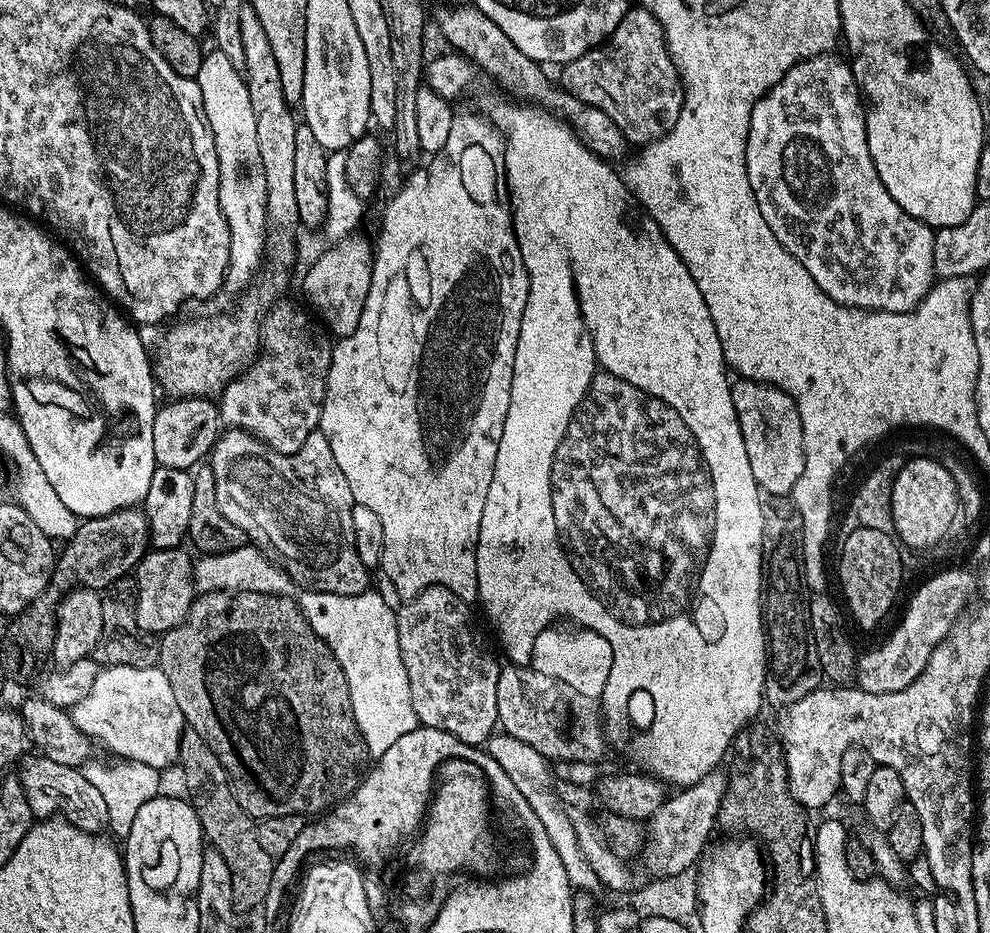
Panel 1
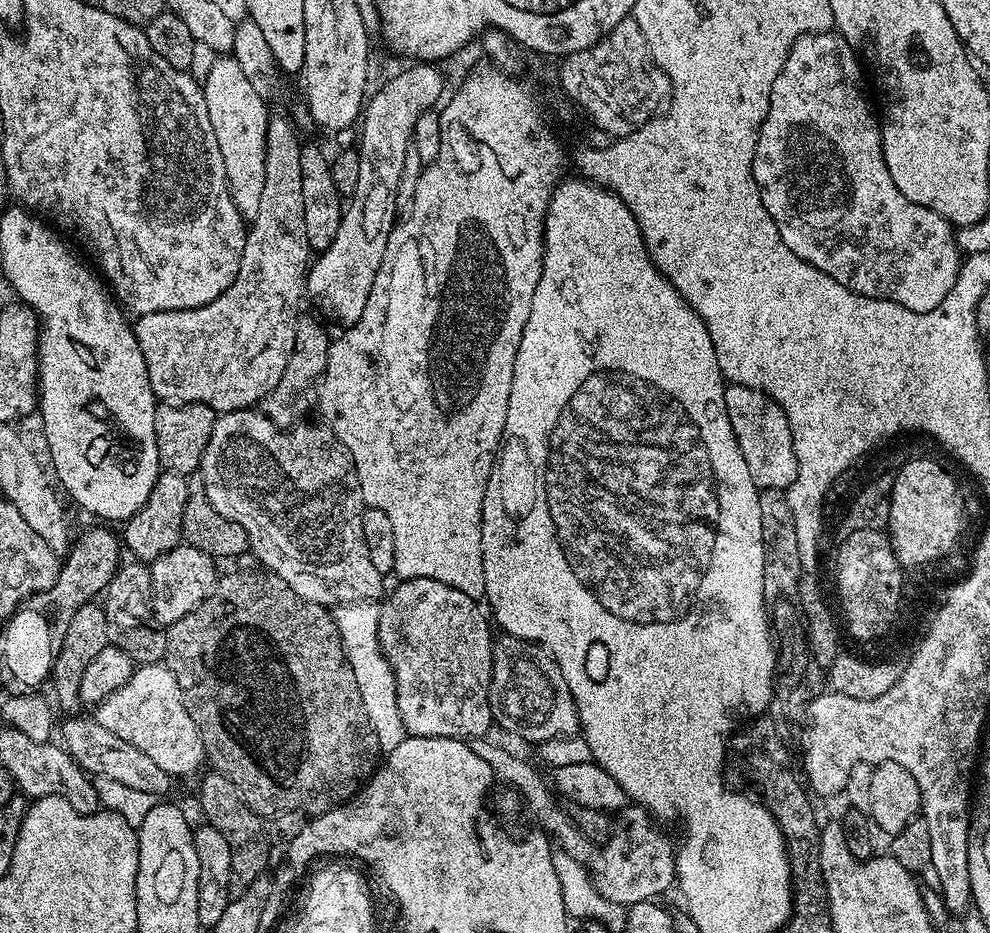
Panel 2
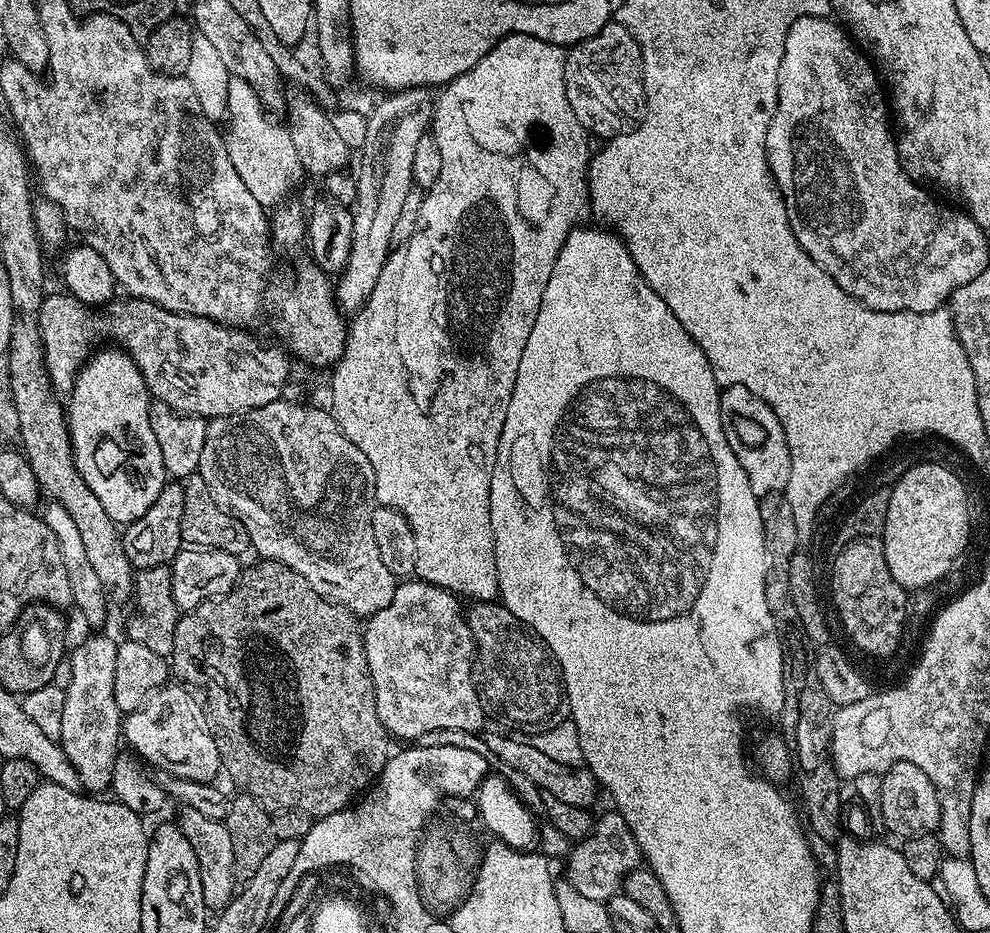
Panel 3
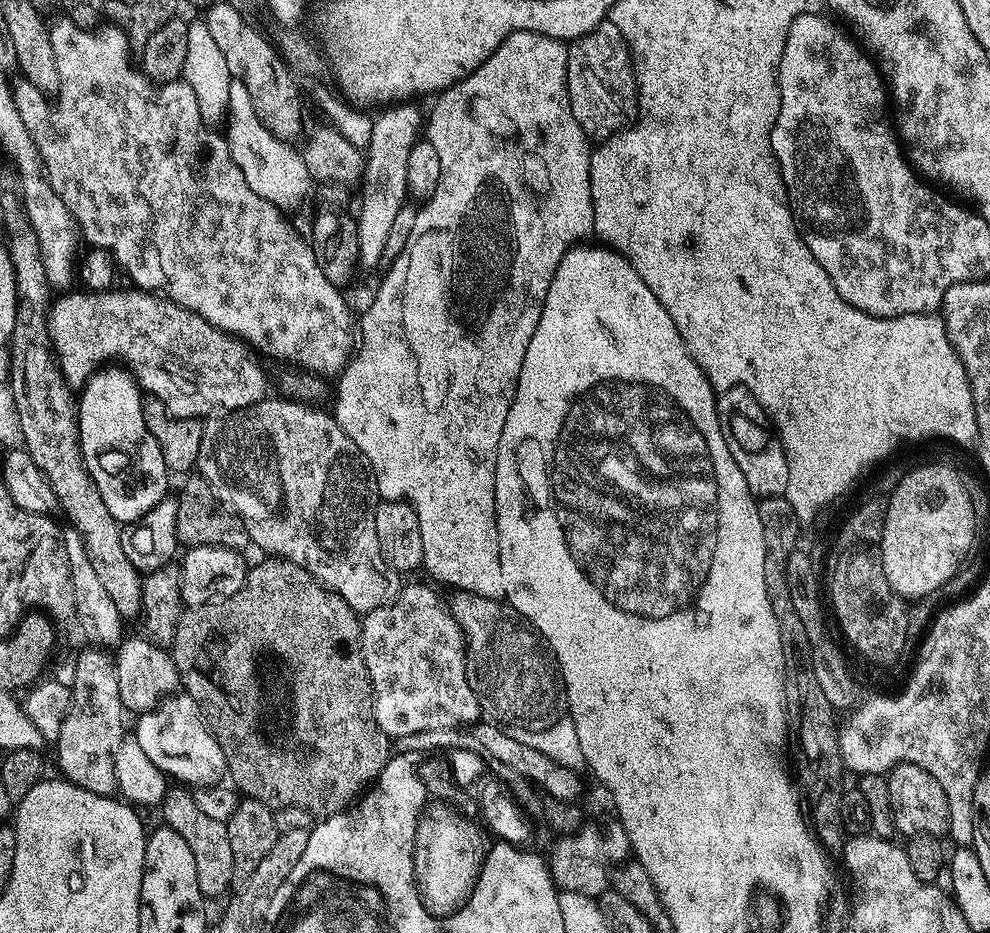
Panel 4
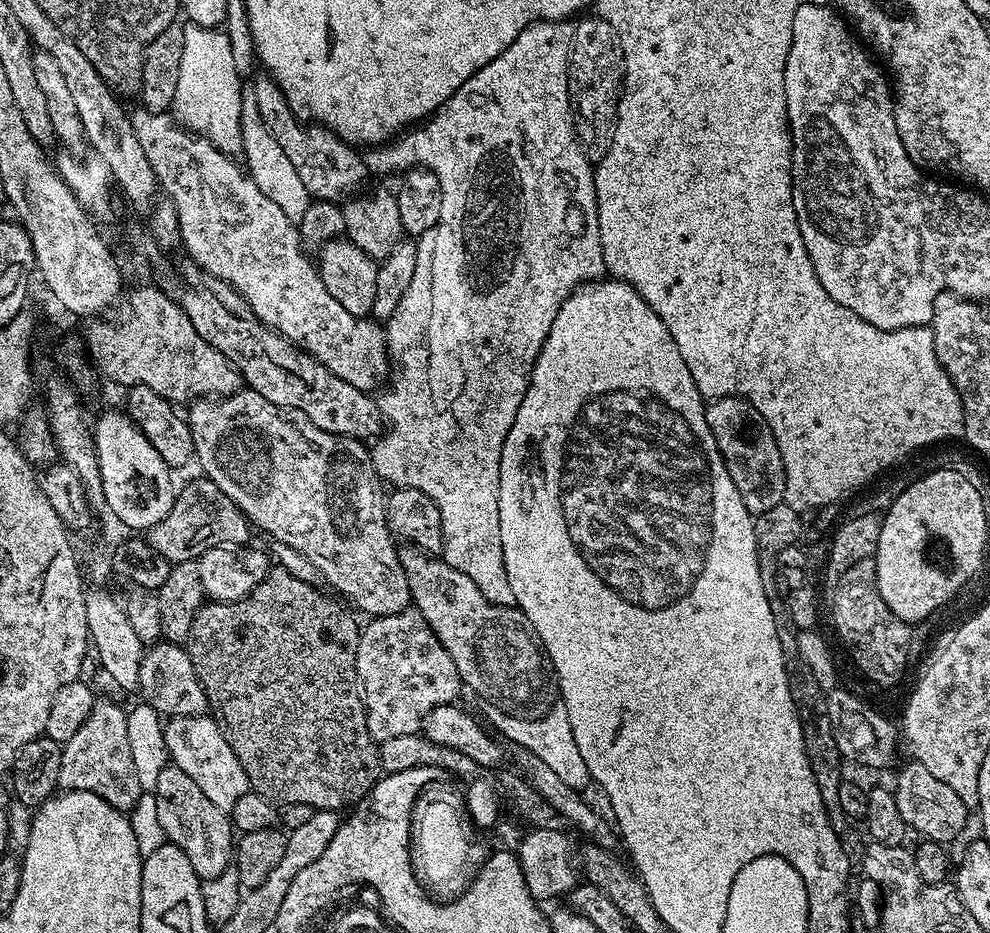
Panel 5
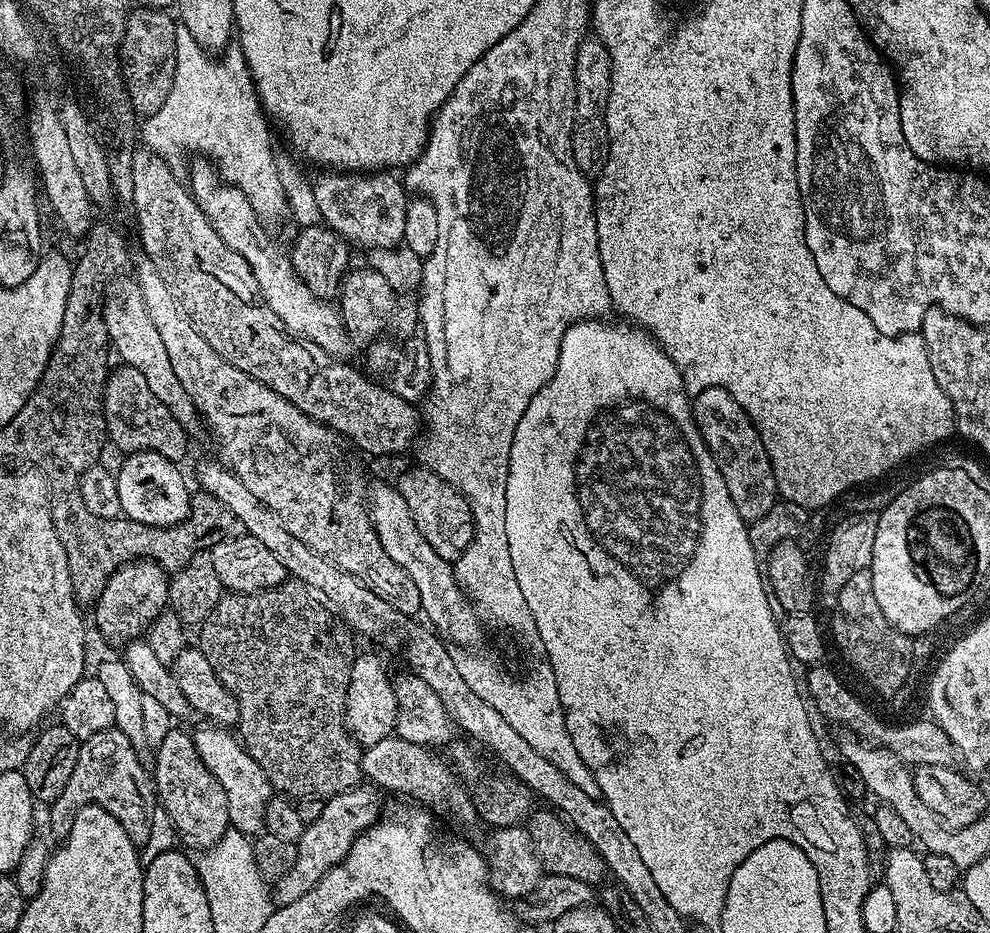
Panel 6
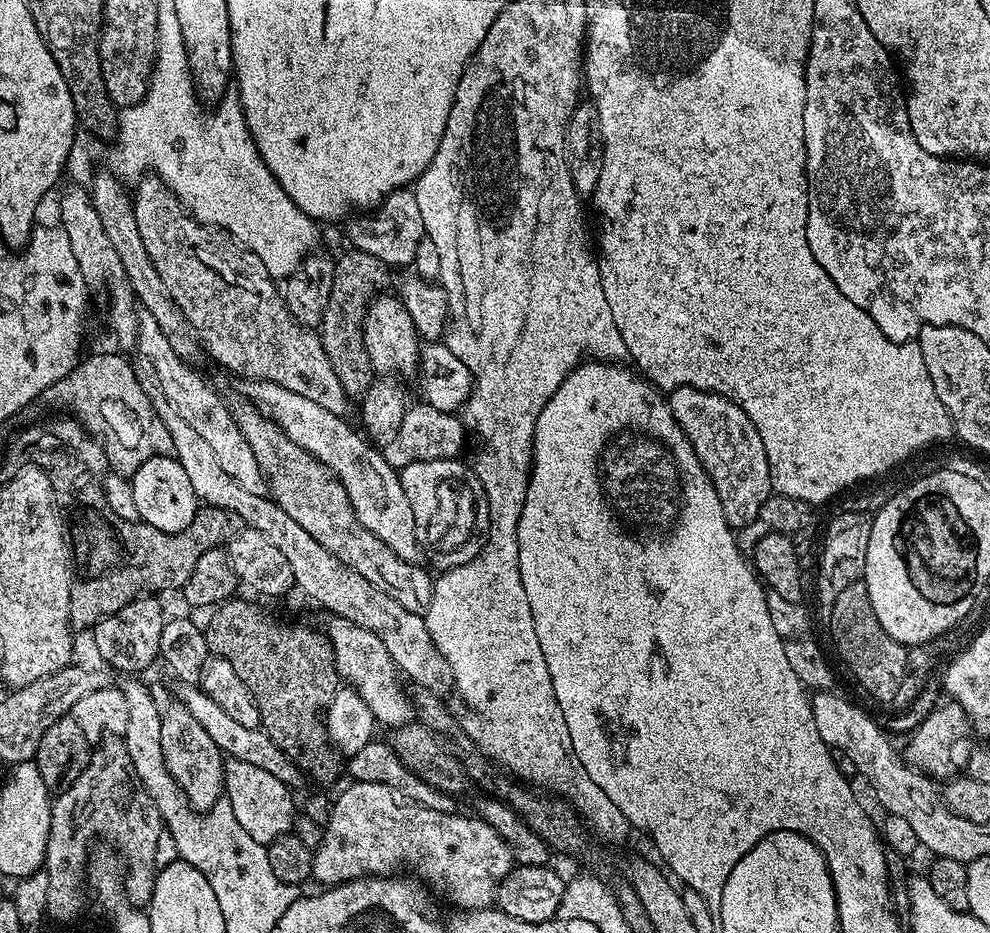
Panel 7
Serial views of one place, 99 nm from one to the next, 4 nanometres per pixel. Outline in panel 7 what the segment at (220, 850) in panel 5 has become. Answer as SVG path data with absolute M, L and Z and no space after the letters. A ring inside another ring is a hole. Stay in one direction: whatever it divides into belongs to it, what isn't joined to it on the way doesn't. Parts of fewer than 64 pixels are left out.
M182 706L164 708L162 722L162 754L164 765L168 767L176 785L196 810L207 810L216 805L224 790L224 761L226 759L218 746L214 746L214 738L202 730L201 724Z

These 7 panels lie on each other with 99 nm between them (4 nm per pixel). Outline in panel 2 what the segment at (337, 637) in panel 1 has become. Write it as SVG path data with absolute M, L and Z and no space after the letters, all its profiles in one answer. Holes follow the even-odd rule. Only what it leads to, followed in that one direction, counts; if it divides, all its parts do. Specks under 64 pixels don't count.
M363 600L357 604L342 604L335 609L336 625L338 626L338 634L344 640L344 653L346 654L350 666L354 670L354 678L358 682L358 690L362 694L362 702L364 709L368 715L370 726L374 730L374 734L380 743L381 753L387 754L394 750L394 746L398 746L398 742L402 742L405 738L404 723L398 714L398 690L394 682L394 670L390 666L388 659L384 657L384 651L380 645L378 638L378 626L380 625L380 604Z

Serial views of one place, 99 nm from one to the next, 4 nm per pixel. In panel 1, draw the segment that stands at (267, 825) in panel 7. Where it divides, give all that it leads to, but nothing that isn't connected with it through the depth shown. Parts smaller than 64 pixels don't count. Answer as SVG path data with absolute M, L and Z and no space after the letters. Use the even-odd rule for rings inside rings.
M104 666L97 671L94 684L70 709L74 726L89 739L109 748L113 757L137 760L161 770L175 765L180 758L180 739L186 731L184 715L174 702L174 690L159 666Z

